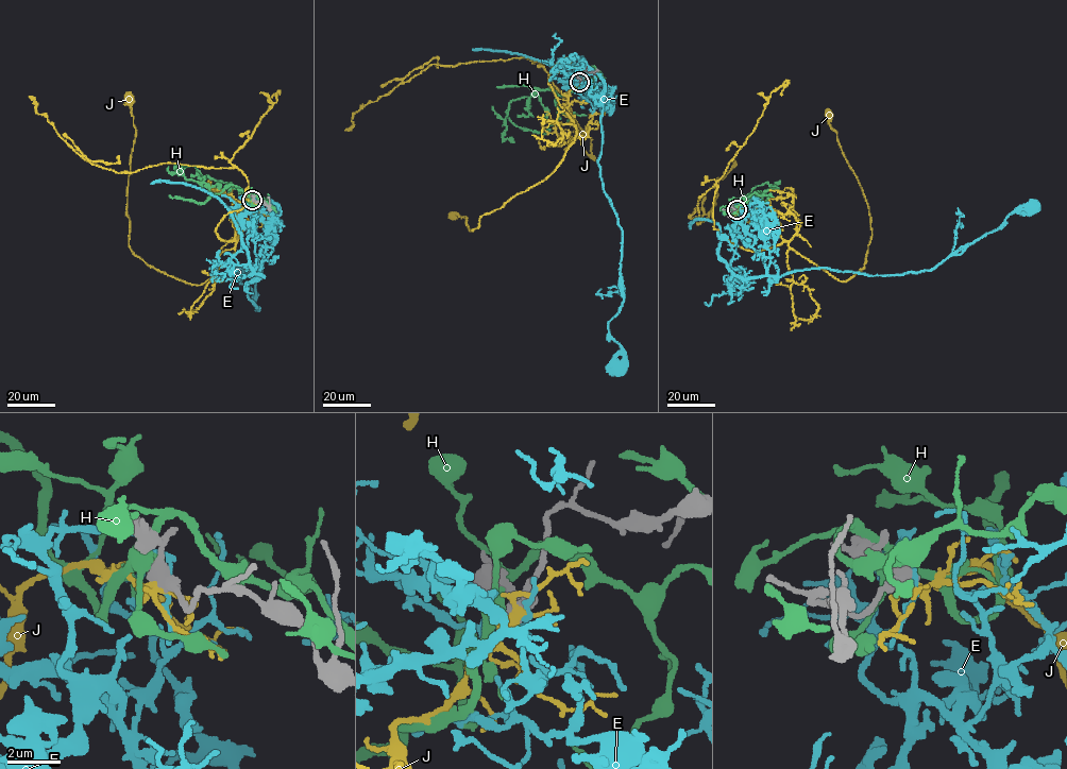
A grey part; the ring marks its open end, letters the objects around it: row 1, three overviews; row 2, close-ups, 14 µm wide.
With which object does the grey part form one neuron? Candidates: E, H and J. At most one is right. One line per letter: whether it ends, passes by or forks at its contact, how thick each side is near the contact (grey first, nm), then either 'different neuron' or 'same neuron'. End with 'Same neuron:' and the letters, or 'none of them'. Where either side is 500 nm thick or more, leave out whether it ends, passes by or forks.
E: it forks there; 480 nm thick on the grey side, 100 nm on the other; different neuron
H: 420 nm thick on the grey side, 500 nm on the other; different neuron
J: it forks there; 480 nm thick on the grey side, 260 nm on the other; different neuron
Same neuron: none of them

